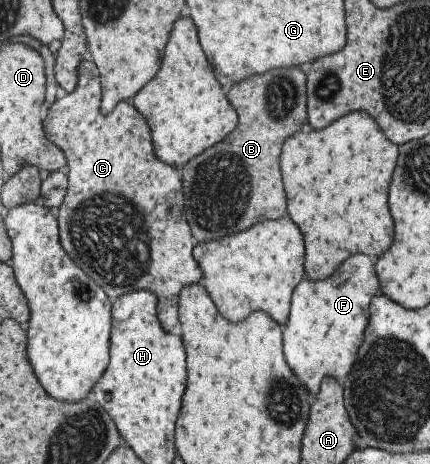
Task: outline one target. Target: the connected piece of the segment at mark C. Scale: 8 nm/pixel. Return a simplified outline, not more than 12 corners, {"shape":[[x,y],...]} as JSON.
{"shape":[[95,64],[49,106],[58,241],[110,300],[198,284],[179,169]]}

